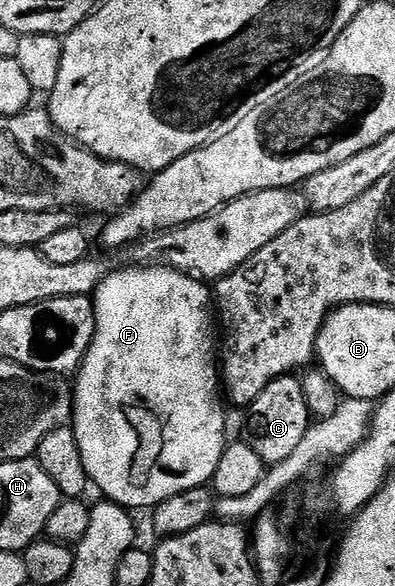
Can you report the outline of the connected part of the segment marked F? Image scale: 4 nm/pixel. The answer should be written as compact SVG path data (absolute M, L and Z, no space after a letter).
M166 265L131 268L120 269L117 273L116 270L109 272L103 283L96 288L94 294L96 330L88 354L85 355L74 377L74 408L70 424L78 435L78 448L82 450L82 463L86 463L89 482L95 488L97 485L104 492L103 496L115 505L123 505L129 511L137 511L136 509L152 511L163 501L170 499L170 495L178 495L182 491L190 491L190 487L208 485L211 482L226 446L223 435L223 415L226 405L222 400L222 377L218 372L218 361L217 358L216 361L212 358L214 297L209 286L195 276L180 273L177 269L169 269Z

